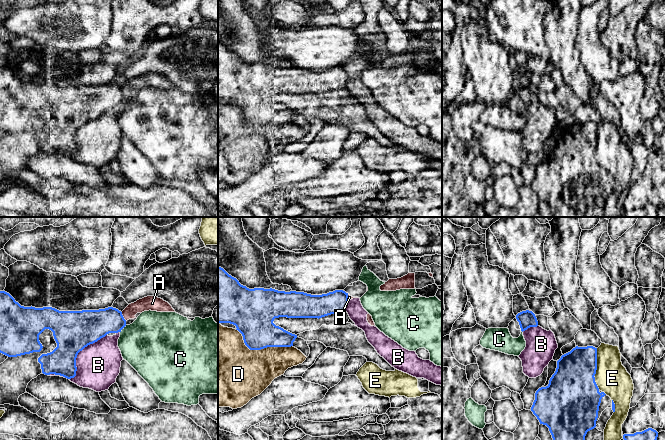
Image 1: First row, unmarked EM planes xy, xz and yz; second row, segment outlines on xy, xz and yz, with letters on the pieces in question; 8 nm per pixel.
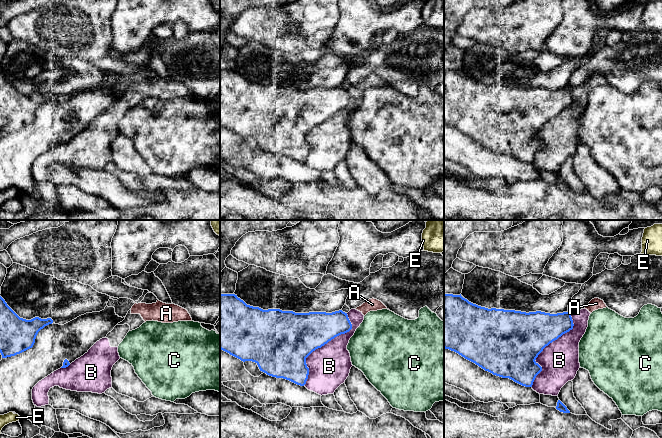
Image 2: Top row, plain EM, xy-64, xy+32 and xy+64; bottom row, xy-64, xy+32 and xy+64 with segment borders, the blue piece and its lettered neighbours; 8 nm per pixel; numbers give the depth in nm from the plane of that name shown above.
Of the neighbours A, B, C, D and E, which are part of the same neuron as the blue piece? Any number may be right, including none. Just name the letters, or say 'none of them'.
none of them

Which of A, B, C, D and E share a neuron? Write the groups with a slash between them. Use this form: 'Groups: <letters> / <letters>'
Groups: A B / C / D / E

